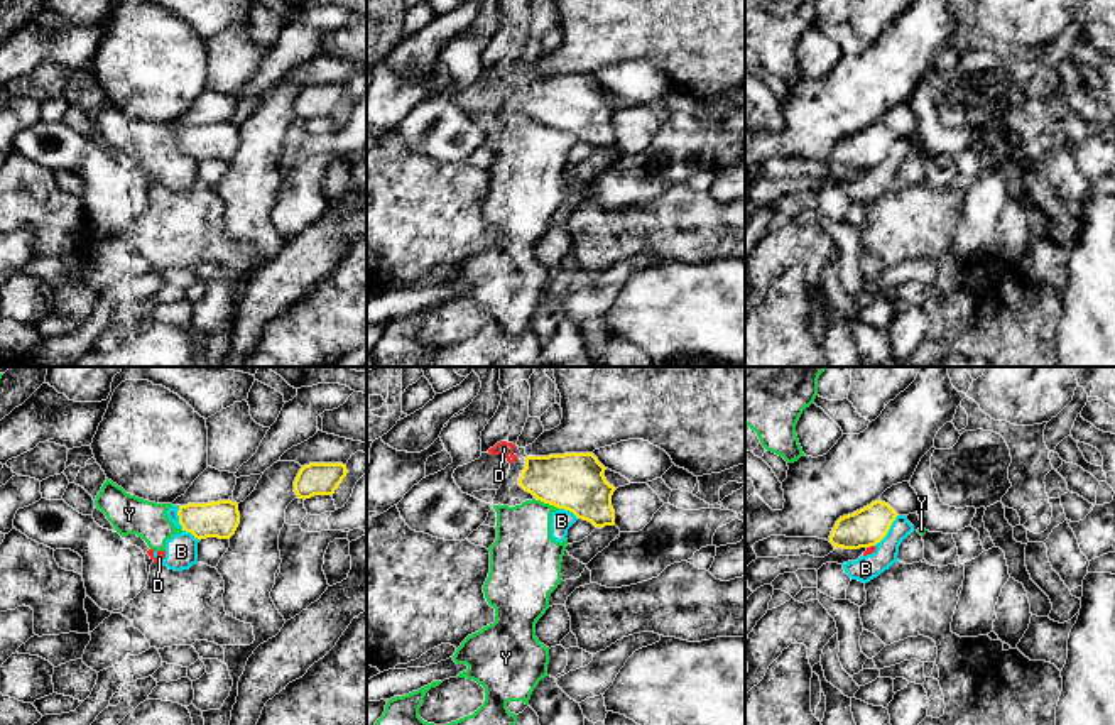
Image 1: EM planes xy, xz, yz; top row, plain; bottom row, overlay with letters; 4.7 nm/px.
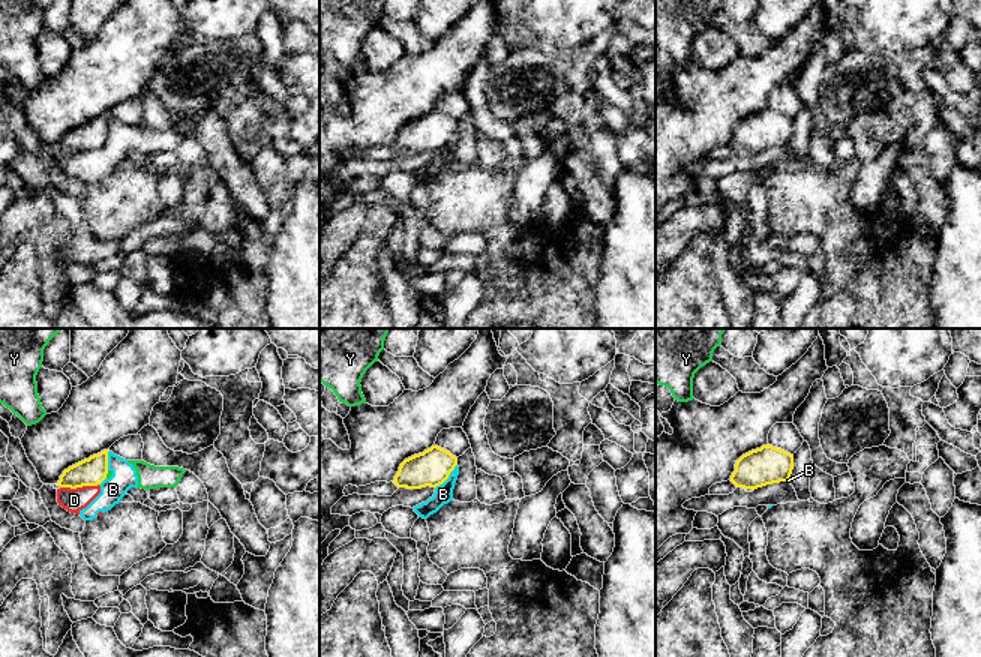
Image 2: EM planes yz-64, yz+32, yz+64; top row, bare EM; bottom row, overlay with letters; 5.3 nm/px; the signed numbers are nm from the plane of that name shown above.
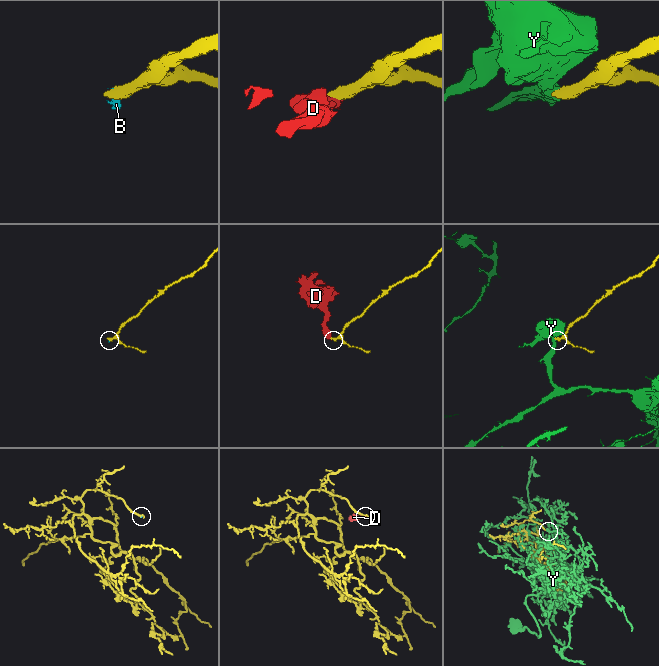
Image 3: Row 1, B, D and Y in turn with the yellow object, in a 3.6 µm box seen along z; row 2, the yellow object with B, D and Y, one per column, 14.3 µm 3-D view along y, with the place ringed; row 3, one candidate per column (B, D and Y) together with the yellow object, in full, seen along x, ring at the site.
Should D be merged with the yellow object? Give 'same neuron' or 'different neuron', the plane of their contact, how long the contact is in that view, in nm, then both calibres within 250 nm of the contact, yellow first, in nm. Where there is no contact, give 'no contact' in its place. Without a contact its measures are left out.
different neuron; contact in yz; length 40 nm; calibres 180 and 40 nm

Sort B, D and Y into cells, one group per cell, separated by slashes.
B D Y

